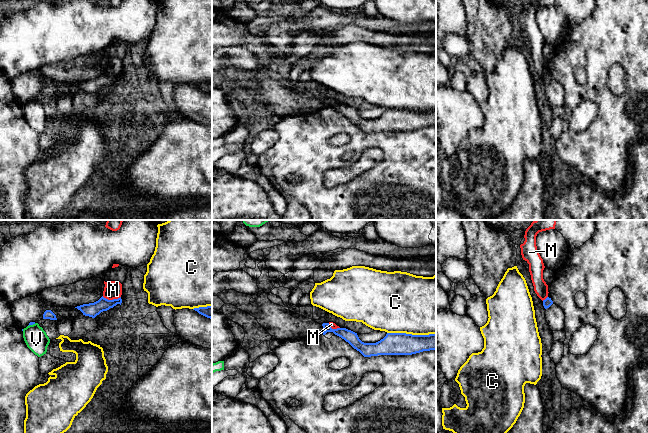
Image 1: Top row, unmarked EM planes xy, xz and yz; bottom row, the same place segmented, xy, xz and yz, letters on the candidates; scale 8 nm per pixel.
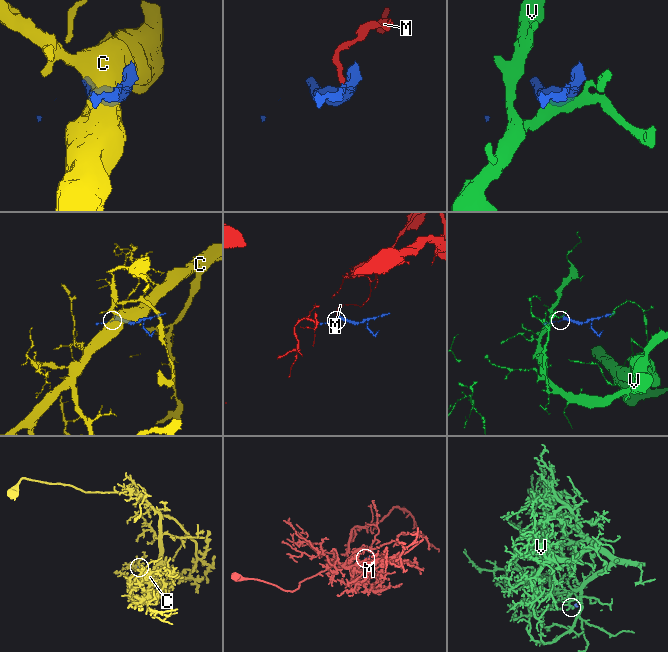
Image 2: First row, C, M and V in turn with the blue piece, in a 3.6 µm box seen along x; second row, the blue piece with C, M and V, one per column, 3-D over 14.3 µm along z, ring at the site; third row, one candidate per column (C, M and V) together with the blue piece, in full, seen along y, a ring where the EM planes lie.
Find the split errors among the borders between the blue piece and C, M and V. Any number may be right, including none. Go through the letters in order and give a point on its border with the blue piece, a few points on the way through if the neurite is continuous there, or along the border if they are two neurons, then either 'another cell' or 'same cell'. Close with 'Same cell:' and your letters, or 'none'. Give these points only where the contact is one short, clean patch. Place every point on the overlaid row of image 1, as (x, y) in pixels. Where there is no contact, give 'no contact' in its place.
C: xz (411, 334) | another cell
M: xy (111, 300) | along xy (102, 296), (108, 299), (120, 297) | another cell
V: xy (31, 324) | along xy (35, 323), (28, 326) | another cell
Same cell: none

